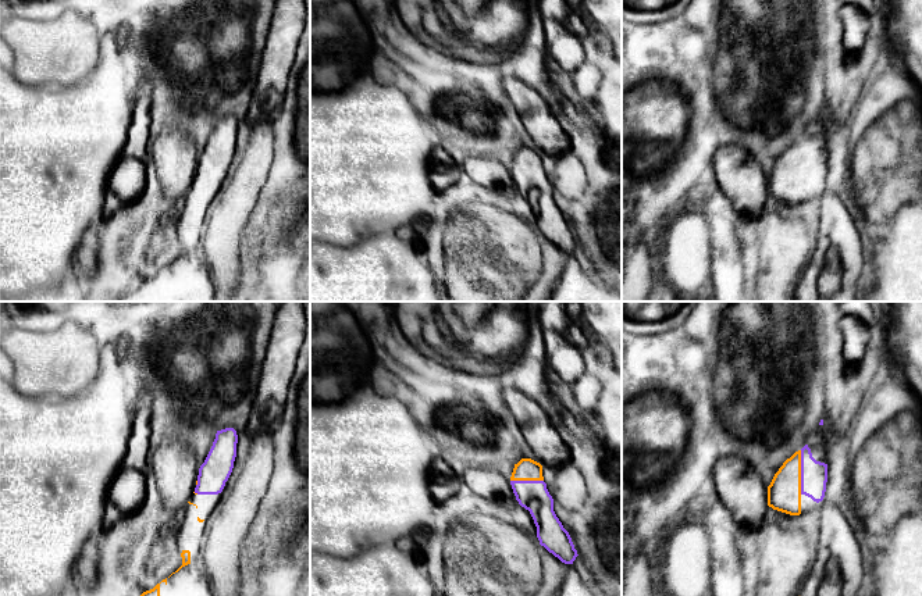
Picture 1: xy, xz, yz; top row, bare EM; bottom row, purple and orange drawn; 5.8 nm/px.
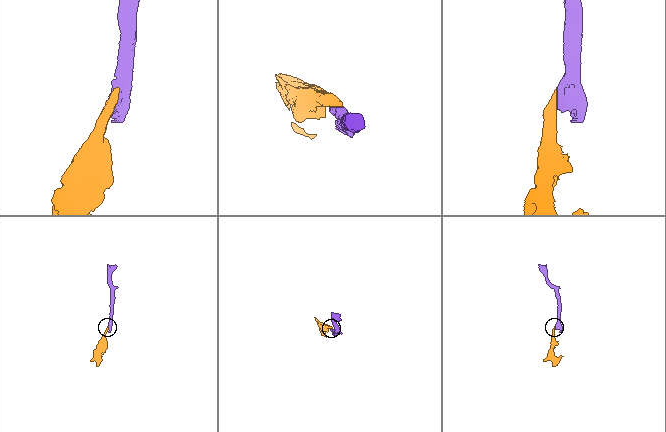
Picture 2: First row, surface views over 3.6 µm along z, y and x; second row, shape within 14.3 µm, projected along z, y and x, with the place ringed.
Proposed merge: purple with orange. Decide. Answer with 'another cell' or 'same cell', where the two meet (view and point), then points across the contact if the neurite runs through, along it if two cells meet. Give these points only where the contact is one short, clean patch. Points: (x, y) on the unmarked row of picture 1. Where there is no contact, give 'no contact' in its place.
same cell; meets purple in yz at (801, 161)

